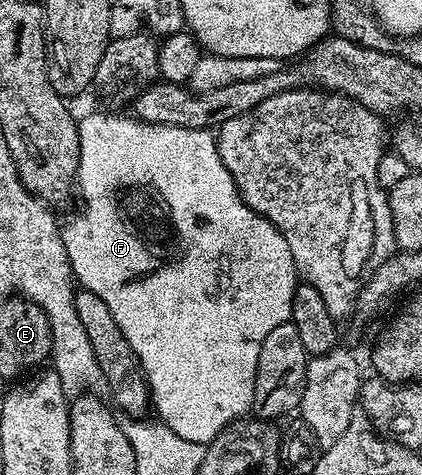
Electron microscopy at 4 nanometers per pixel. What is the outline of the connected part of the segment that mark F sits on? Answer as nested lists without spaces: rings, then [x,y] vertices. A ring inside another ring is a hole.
[[[94,112],[91,116],[81,117],[81,119],[78,120],[78,133],[80,134],[80,158],[78,159],[76,192],[77,195],[78,192],[82,195],[82,209],[79,210],[78,216],[72,217],[67,224],[63,223],[60,228],[62,241],[66,247],[66,253],[68,254],[70,270],[74,273],[75,281],[77,281],[85,291],[97,294],[97,296],[108,306],[108,310],[112,310],[112,318],[116,318],[116,326],[120,326],[124,338],[128,338],[130,351],[133,352],[135,360],[141,364],[142,371],[146,374],[146,381],[150,384],[150,399],[152,401],[152,406],[156,412],[158,410],[157,419],[161,421],[161,423],[169,426],[176,434],[180,434],[180,438],[188,438],[188,442],[209,445],[210,441],[215,440],[221,432],[227,431],[235,422],[241,421],[243,417],[247,415],[247,413],[245,414],[246,411],[249,413],[251,409],[253,409],[253,383],[256,382],[257,363],[259,361],[260,350],[264,343],[264,338],[266,338],[276,326],[280,326],[281,323],[290,322],[294,291],[300,282],[298,271],[292,262],[292,250],[288,250],[288,242],[284,242],[284,234],[280,234],[280,230],[276,230],[276,226],[272,226],[272,222],[268,222],[268,218],[256,214],[256,210],[252,210],[243,202],[242,195],[238,192],[238,187],[232,178],[232,174],[228,174],[228,170],[220,158],[220,154],[218,153],[218,141],[213,131],[205,128],[181,128],[180,126],[172,126],[171,124],[146,124],[143,120],[137,118],[125,120],[122,116],[105,116],[102,112]]]

